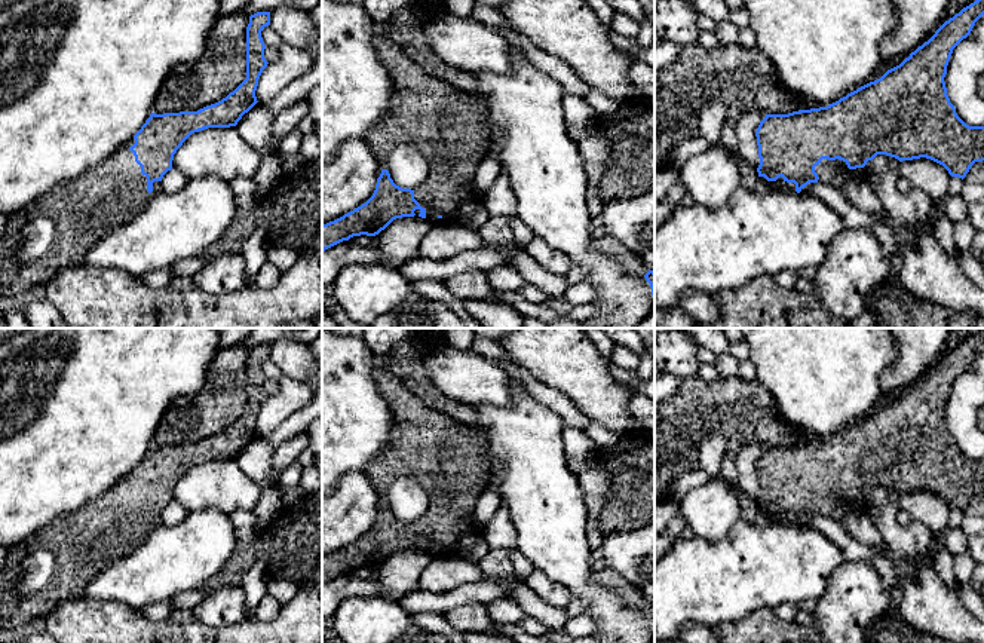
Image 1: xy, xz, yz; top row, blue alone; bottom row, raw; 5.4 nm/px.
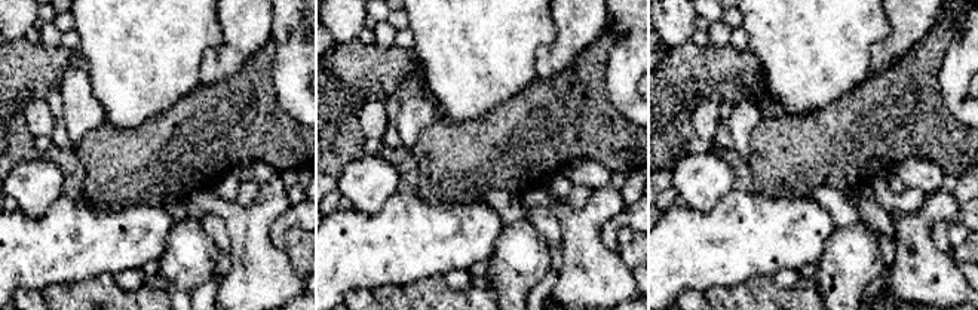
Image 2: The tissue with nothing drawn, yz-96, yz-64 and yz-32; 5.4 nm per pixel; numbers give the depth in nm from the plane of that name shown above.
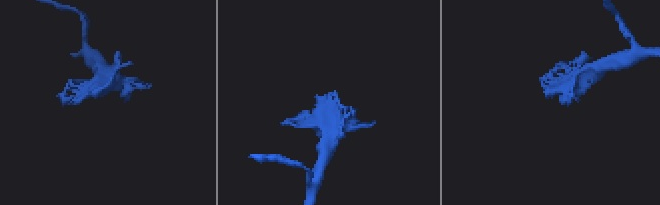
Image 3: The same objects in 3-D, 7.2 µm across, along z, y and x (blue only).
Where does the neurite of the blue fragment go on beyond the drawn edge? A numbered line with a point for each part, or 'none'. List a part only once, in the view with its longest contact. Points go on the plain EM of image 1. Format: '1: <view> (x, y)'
1: yz (834, 505)

